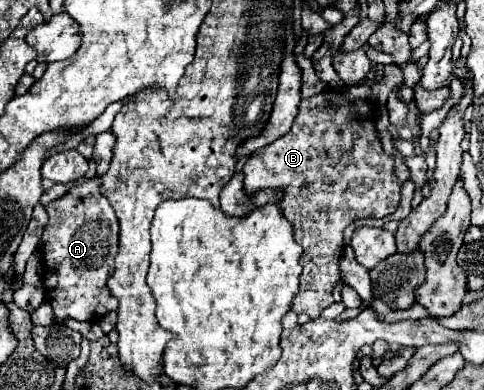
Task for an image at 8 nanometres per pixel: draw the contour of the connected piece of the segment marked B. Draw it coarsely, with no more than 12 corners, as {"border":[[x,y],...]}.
{"border":[[301,100],[253,152],[245,190],[279,202],[303,246],[291,308],[317,318],[343,230],[401,200],[375,104]]}

